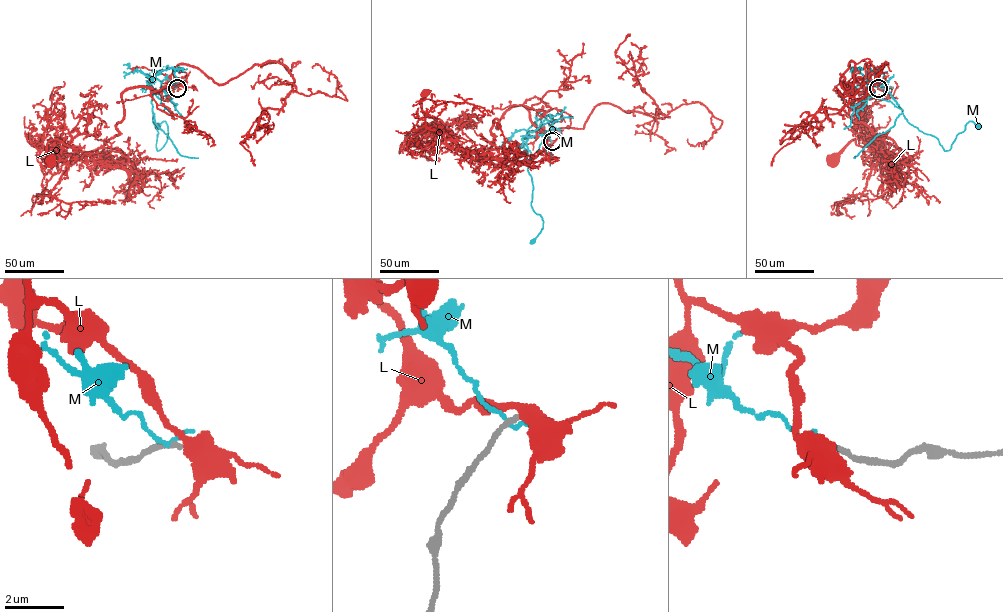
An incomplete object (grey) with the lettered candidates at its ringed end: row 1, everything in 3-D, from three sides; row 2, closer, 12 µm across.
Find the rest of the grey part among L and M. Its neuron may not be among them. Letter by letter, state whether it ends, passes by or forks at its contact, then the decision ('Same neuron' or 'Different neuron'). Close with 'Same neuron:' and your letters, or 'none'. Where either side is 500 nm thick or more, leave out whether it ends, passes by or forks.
L: It passes by. Different neuron
M: It ends there. Different neuron
Same neuron: none

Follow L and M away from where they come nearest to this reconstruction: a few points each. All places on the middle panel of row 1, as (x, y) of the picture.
L: (552, 141), (524, 107), (511, 106), (498, 128), (493, 121), (492, 146), (473, 160), (422, 111), (423, 93)
M: (552, 141), (547, 133), (527, 132), (527, 170), (533, 187), (531, 206), (543, 222), (532, 241)

